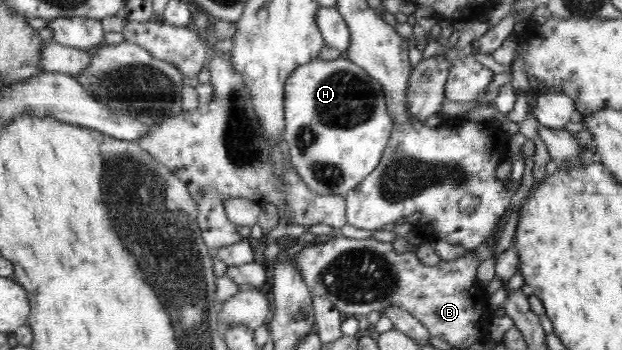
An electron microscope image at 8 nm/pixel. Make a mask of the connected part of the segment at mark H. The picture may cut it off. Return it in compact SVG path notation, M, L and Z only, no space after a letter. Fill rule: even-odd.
M341 56L329 61L313 60L289 75L284 85L284 140L289 146L292 165L311 191L331 195L339 187L339 193L347 195L375 171L393 133L393 116L387 110L384 95L383 86L377 79L349 58Z

